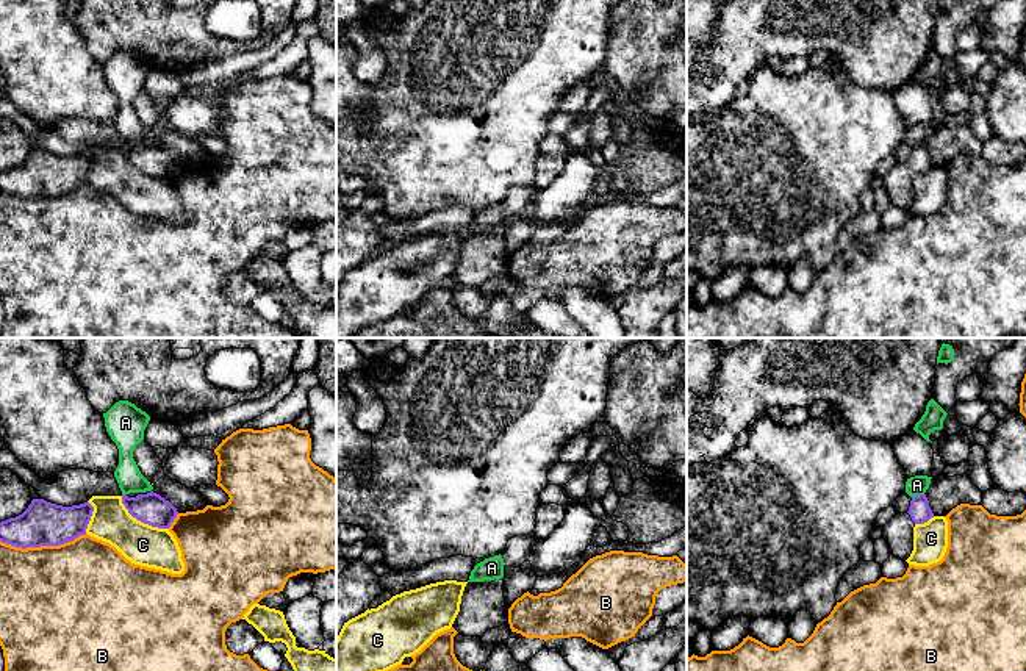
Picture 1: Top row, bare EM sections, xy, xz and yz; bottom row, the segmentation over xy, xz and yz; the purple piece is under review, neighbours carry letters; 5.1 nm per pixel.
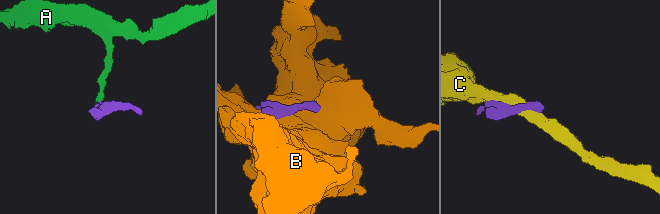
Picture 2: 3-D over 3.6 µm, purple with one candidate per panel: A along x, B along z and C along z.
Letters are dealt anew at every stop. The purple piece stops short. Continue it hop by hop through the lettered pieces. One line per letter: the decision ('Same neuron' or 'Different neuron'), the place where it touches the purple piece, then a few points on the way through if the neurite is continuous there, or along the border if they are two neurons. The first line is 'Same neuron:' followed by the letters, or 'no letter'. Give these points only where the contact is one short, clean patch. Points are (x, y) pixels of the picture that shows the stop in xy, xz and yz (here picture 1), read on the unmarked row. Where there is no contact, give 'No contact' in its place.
Same neuron: no letter
A: Different neuron. Touches purple at yz (917, 146). Boundary: yz (923, 143), (912, 147)
B: Different neuron. Touches purple at xy (43, 194)
C: Different neuron. Touches purple at xy (141, 171)

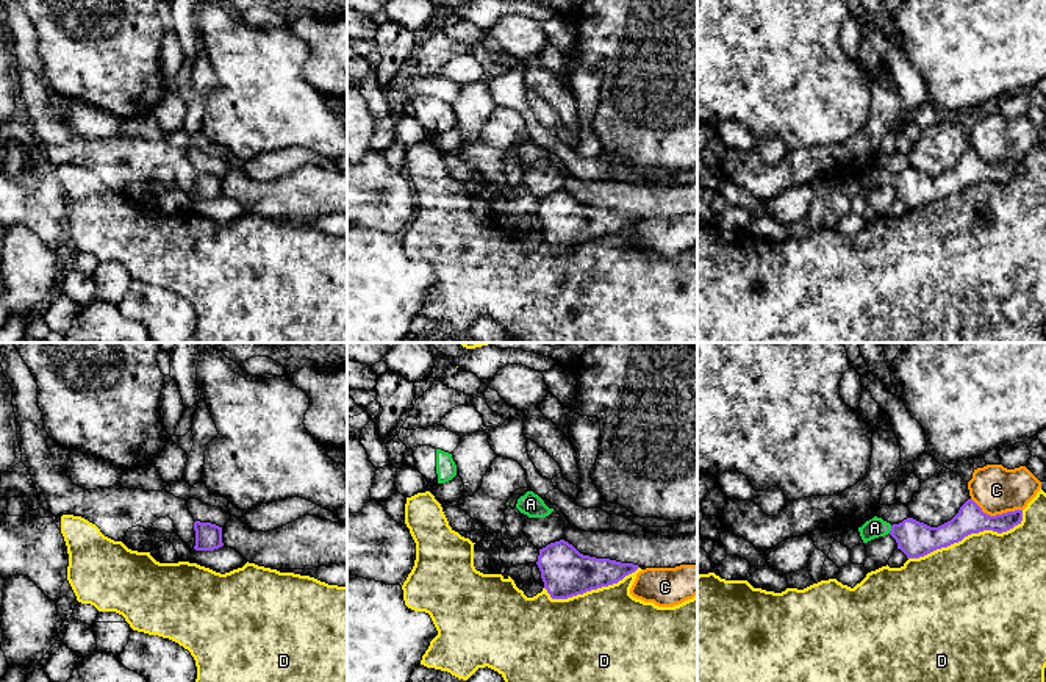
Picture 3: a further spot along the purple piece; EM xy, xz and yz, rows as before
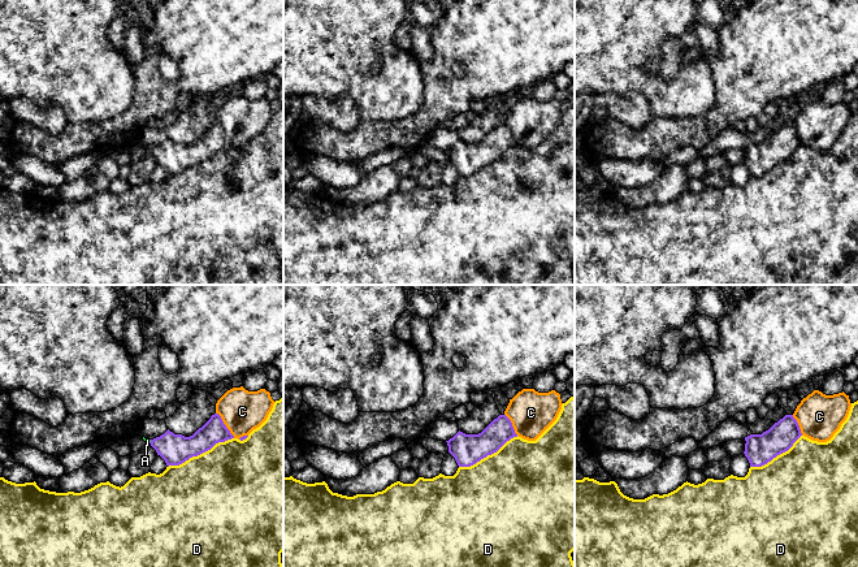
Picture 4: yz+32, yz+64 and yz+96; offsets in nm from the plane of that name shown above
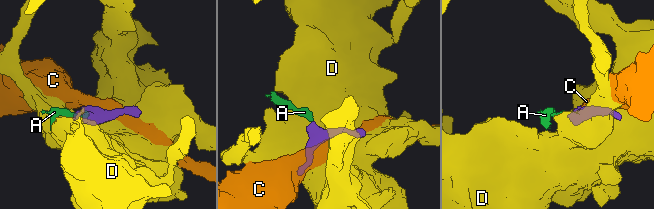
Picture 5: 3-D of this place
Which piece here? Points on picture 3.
Same neuron: A
A: Same neuron. Touches purple at yz (891, 179). Path across: yz (915, 188), (891, 179), (874, 177)
C: Different neuron. Touches purple at yz (996, 165)
D: Different neuron. Touches purple at yz (970, 183)

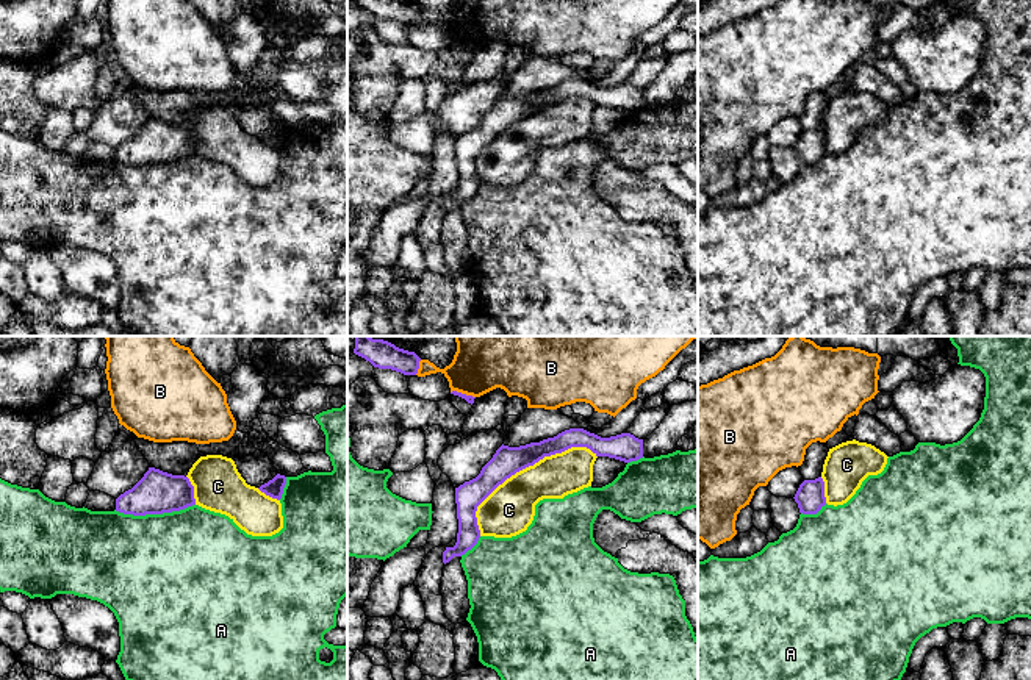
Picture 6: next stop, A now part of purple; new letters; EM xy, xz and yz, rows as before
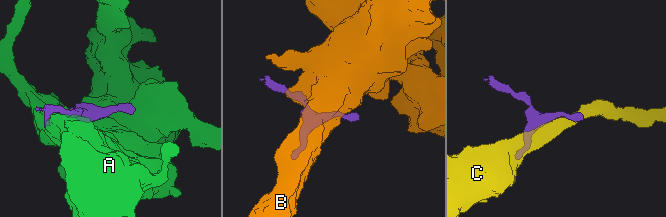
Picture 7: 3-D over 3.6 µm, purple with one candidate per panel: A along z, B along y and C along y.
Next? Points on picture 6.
Same neuron: no letter
A: Different neuron. Touches purple at xy (154, 163)
B: Different neuron. Touches purple at xz (418, 17)
C: Different neuron. Touches purple at xz (523, 118)

